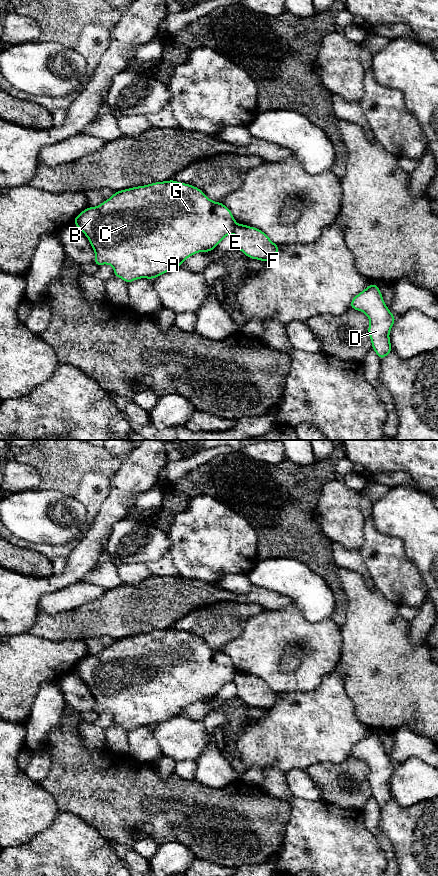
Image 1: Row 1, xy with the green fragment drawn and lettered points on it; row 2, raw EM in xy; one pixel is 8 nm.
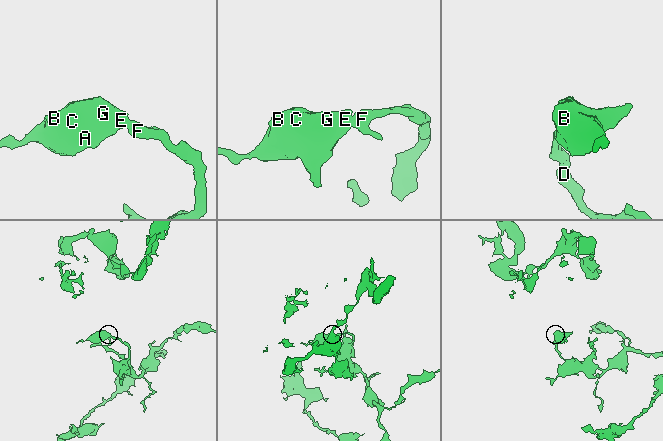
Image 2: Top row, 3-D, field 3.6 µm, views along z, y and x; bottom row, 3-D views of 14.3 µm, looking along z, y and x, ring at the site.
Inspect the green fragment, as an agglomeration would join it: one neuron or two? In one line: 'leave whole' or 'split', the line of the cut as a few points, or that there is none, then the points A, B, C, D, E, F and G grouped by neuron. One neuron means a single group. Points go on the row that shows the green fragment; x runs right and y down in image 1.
split; cut xy (236, 223), (232, 232); groups A B C E G / D F

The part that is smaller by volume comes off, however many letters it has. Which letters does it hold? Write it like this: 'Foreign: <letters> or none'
Foreign: A, B, C, E, G

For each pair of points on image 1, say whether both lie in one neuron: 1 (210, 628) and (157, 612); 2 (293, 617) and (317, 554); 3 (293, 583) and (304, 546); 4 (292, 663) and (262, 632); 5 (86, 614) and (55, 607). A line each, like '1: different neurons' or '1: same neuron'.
1: different neurons
2: different neurons
3: different neurons
4: different neurons
5: different neurons

